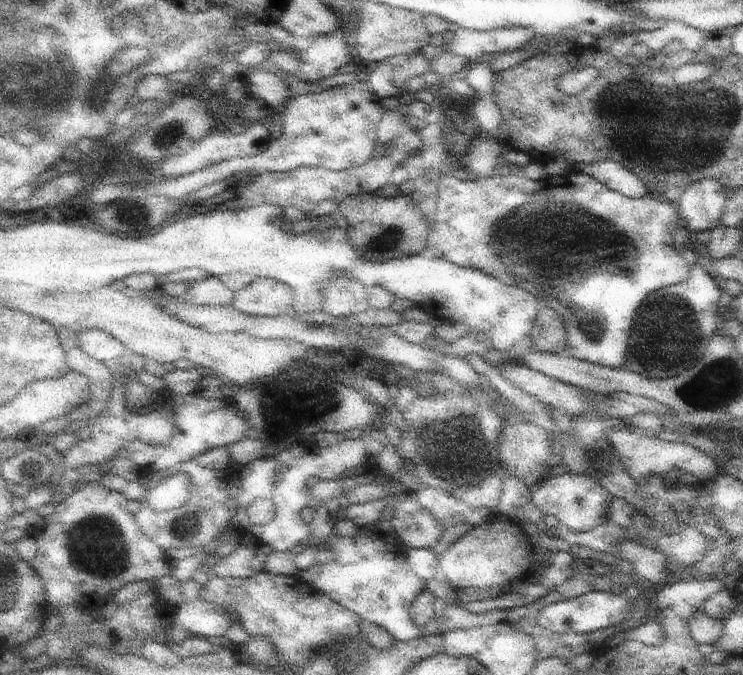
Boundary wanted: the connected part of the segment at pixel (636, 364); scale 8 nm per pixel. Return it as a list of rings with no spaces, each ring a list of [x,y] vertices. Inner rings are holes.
[[[690,266],[691,275],[687,281],[672,285],[664,290],[655,290],[646,297],[644,306],[633,318],[628,341],[626,362],[623,368],[646,378],[663,379],[675,377],[690,370],[704,354],[710,338],[716,333],[718,302],[722,290],[713,276],[702,266]],[[686,296],[686,298],[666,298]]]

